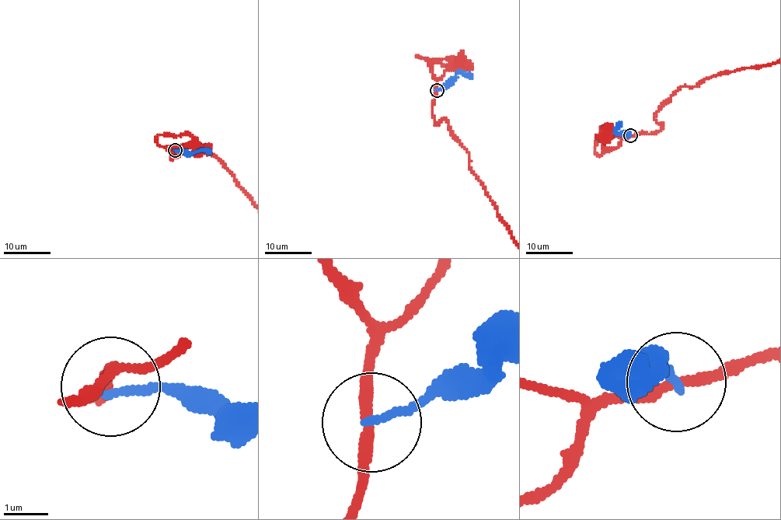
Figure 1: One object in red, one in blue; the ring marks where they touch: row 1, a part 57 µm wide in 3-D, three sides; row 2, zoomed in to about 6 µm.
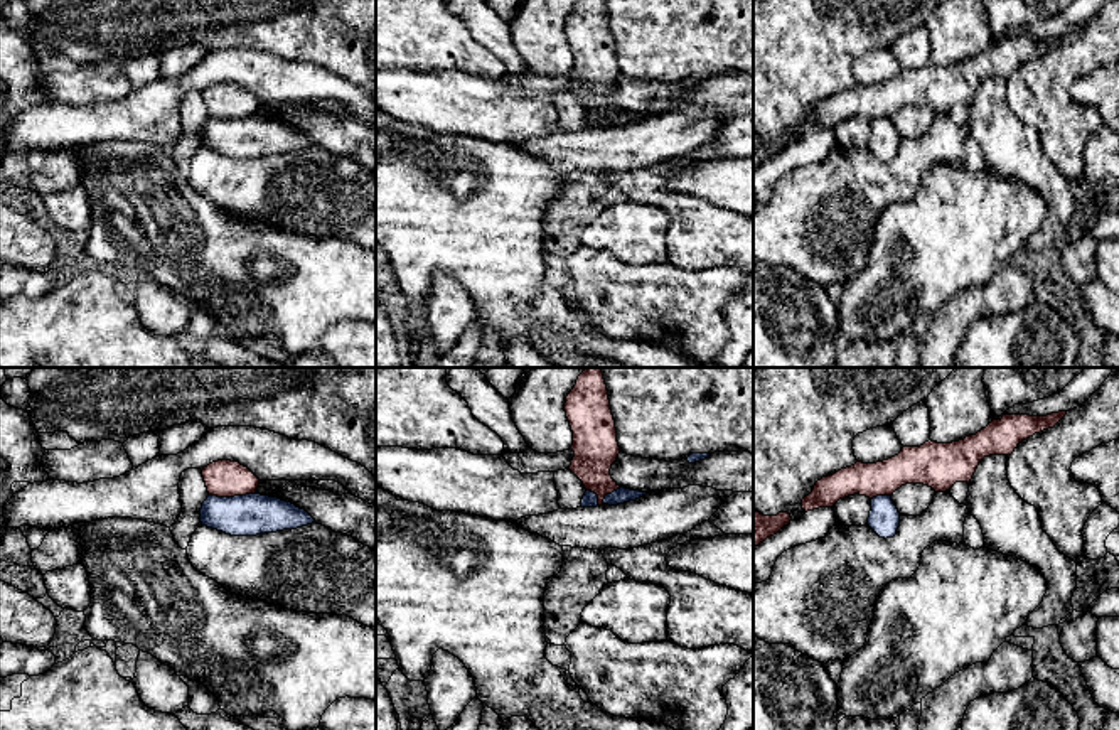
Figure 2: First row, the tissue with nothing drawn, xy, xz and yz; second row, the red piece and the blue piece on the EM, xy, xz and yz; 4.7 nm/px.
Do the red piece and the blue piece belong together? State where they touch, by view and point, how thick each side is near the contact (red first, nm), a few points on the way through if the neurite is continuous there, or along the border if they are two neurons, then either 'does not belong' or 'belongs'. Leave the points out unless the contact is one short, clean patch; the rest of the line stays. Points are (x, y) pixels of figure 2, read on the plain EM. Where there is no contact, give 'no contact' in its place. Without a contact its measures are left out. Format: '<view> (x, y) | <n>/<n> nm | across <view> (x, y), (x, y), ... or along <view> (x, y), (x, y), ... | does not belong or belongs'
xy (231, 118) | 180/200 nm | along xy (253, 115), (209, 118) | does not belong

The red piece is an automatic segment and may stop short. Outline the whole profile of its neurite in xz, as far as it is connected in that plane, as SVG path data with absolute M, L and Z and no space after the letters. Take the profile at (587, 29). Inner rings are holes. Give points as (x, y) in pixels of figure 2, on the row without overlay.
M578 0L566 19L565 34L573 54L570 93L598 118L598 128L608 128L605 118L620 111L610 98L620 69L605 2Z

